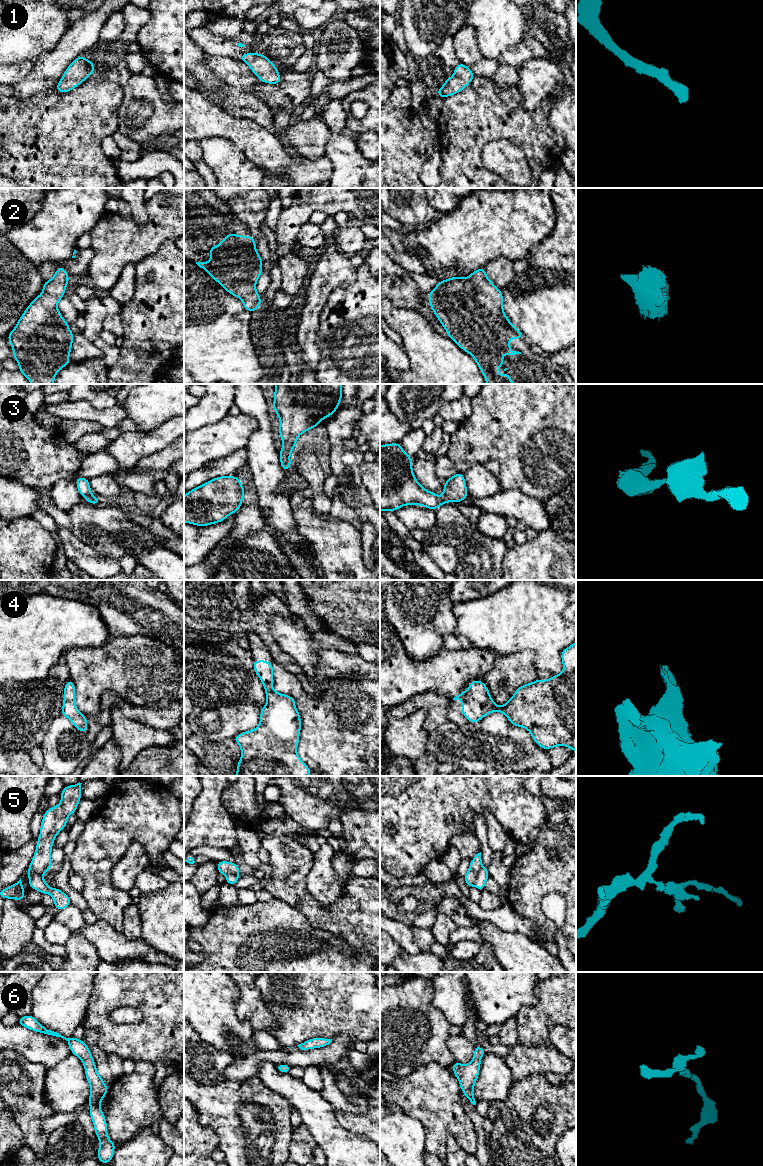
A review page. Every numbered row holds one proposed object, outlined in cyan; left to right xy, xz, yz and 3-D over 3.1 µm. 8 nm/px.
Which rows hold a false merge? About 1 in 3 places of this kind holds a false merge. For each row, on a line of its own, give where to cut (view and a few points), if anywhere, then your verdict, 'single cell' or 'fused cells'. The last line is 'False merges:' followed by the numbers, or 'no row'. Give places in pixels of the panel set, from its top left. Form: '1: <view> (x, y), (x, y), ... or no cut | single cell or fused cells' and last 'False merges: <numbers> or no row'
1: no cut | single cell
2: no cut | single cell
3: no cut | single cell
4: no cut | single cell
5: yz (482, 867), (474, 885) | fused cells
6: no cut | single cell
False merges: 5

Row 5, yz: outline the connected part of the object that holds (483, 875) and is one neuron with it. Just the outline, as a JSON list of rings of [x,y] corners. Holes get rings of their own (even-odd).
[[[482,867],[476,877],[475,887],[480,891],[485,888],[485,883],[489,878],[488,869],[486,867]]]

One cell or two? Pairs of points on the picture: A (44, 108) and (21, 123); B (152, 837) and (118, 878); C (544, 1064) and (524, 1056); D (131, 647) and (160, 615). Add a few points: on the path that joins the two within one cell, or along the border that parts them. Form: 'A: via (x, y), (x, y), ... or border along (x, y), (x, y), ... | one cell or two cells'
A: via (38, 114), (27, 117) | one cell
B: border along (149, 857), (139, 843), (132, 842), (121, 858) | two cells
C: via (539, 1060), (529, 1060) | one cell
D: border along (118, 636), (145, 635), (159, 639), (163, 643) | two cells

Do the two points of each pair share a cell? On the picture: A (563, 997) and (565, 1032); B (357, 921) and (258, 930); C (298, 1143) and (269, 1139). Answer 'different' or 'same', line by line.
A: different
B: different
C: different

